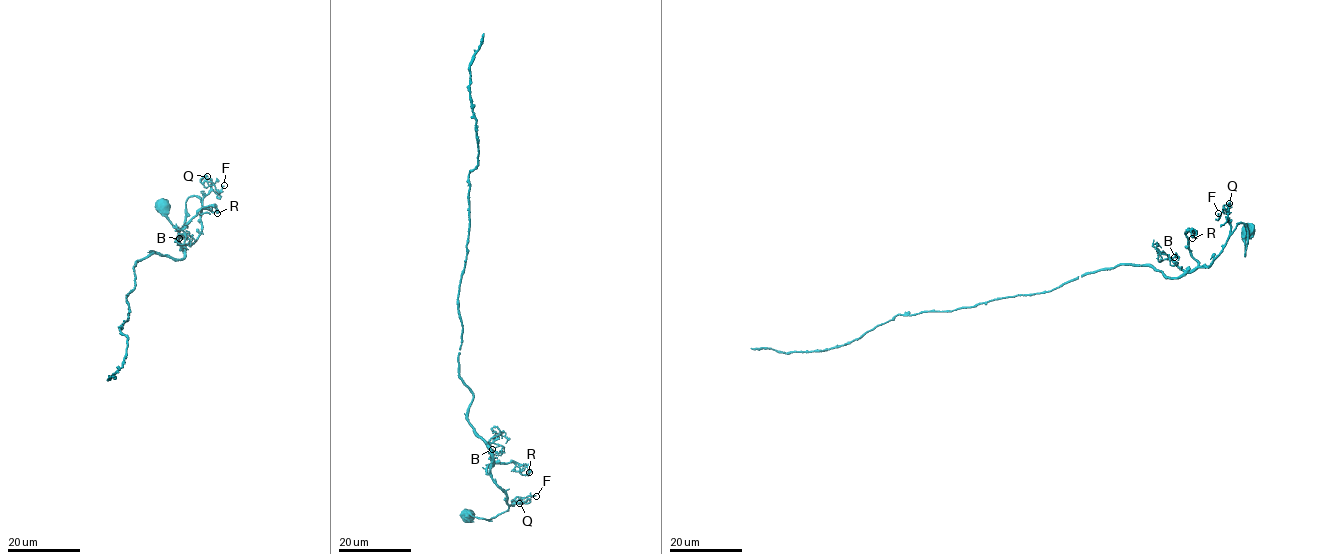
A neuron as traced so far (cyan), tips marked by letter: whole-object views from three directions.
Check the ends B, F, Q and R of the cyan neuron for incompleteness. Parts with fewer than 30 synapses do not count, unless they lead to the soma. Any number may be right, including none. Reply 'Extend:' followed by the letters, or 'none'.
Extend: none

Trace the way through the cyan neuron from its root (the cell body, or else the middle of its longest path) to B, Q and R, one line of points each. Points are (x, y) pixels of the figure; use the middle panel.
B: (469, 513), (488, 520), (508, 508), (505, 492), (491, 470), (491, 443), (504, 447), (499, 452), (492, 449)
Q: (469, 513), (488, 520), (513, 504), (522, 502), (517, 497), (512, 500), (519, 503)
R: (469, 513), (488, 520), (508, 508), (505, 492), (486, 472), (491, 464), (514, 461), (526, 465), (529, 472)

